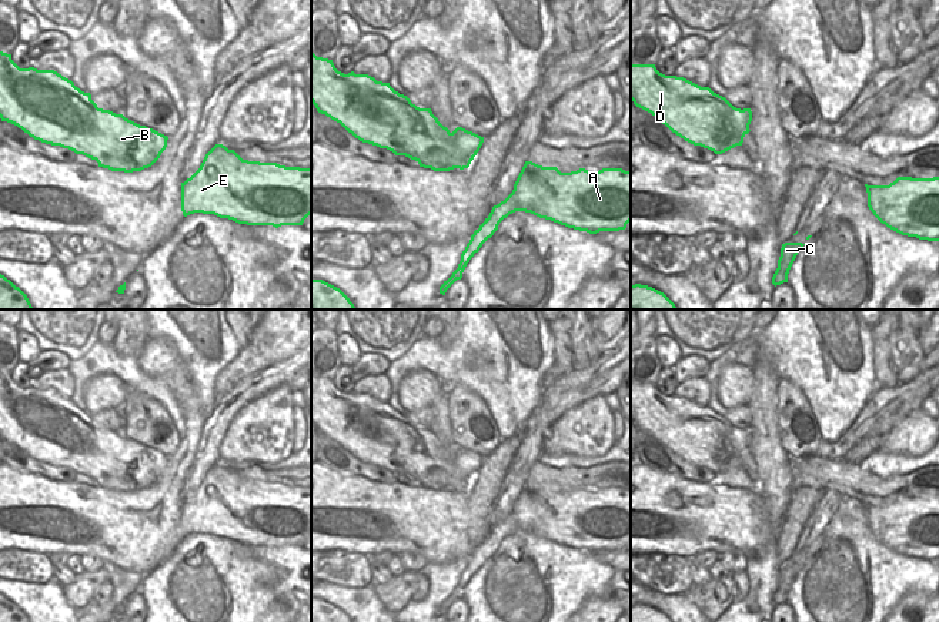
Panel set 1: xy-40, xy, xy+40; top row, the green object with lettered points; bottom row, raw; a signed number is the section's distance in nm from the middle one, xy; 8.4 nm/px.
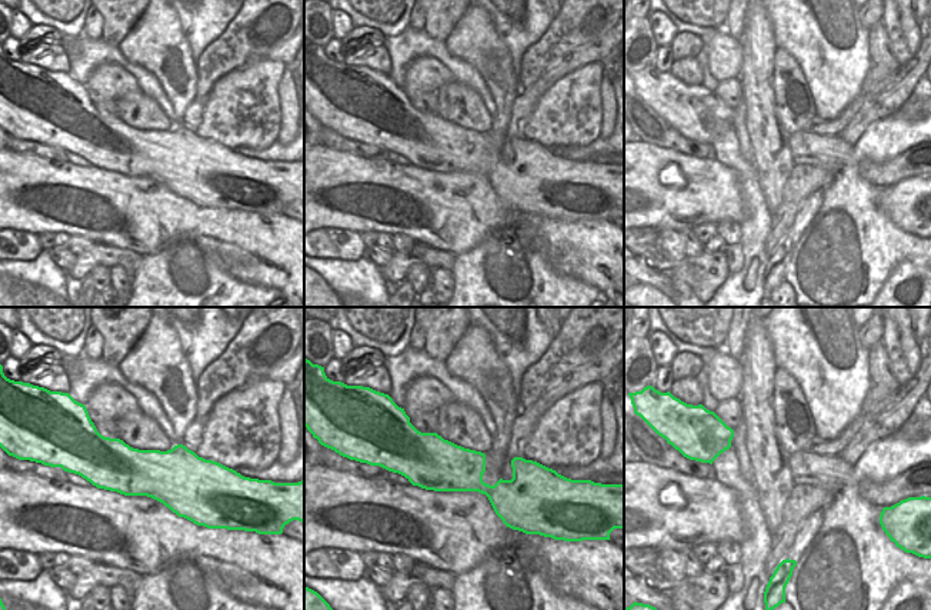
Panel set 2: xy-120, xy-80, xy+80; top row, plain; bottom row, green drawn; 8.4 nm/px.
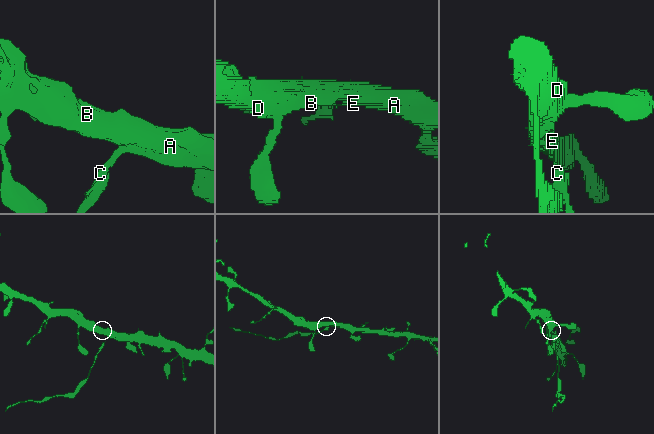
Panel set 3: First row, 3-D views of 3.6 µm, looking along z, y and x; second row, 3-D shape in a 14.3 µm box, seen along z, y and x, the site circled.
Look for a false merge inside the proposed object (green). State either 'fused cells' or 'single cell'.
fused cells

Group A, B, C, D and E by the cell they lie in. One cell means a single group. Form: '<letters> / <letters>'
A B D E / C

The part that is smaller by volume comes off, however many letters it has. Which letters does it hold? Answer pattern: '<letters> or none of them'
C

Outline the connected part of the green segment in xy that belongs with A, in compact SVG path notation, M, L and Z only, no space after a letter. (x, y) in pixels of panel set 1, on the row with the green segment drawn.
M525 161L512 193L492 207L488 218L501 223L515 211L589 234L625 230L631 221L631 171L561 173Z

